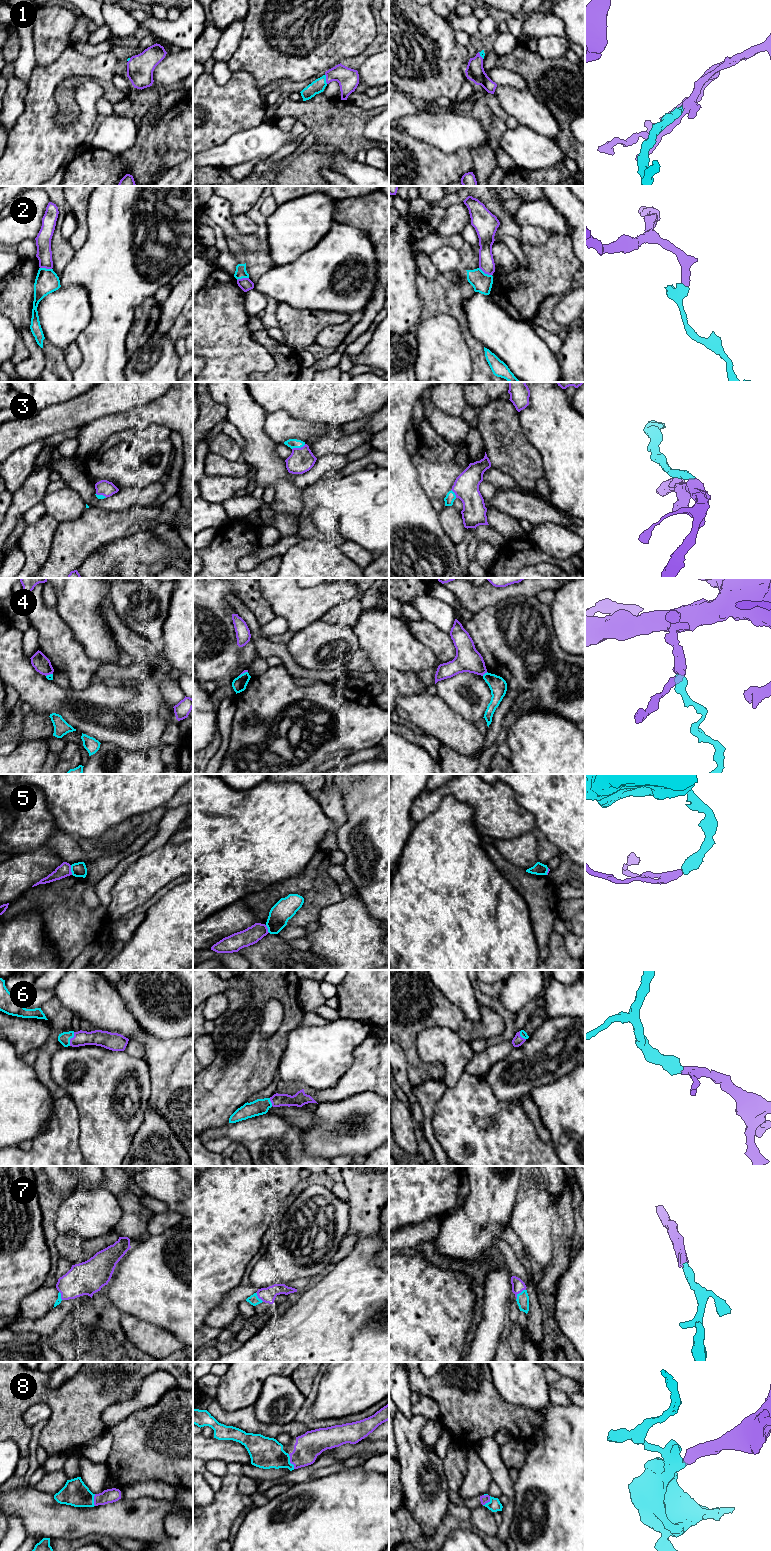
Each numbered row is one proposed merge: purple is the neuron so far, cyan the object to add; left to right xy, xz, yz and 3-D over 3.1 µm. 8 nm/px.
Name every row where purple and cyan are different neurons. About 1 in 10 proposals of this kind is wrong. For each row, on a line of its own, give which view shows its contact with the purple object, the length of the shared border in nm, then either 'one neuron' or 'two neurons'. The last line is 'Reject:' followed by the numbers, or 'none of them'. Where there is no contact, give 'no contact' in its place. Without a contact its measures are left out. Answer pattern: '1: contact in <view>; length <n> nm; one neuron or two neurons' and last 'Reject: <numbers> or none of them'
1: contact in xz; length 80 nm; one neuron
2: contact in yz; length 120 nm; two neurons
3: contact in xz; length 120 nm; one neuron
4: contact in yz; length 50 nm; two neurons
5: contact in xy; length 80 nm; two neurons
6: contact in xy; length 120 nm; one neuron
7: contact in yz; length 120 nm; one neuron
8: contact in xz; length 130 nm; one neuron
Reject: 2, 4, 5

